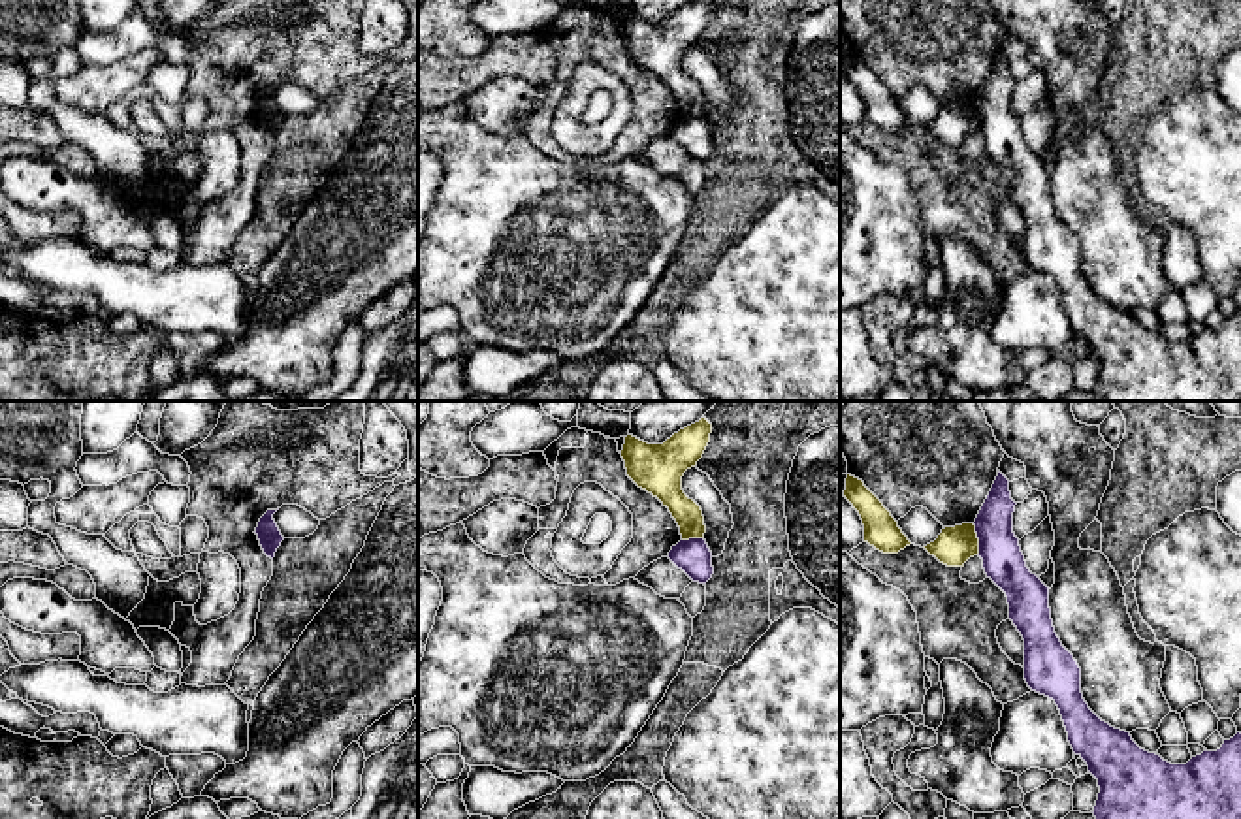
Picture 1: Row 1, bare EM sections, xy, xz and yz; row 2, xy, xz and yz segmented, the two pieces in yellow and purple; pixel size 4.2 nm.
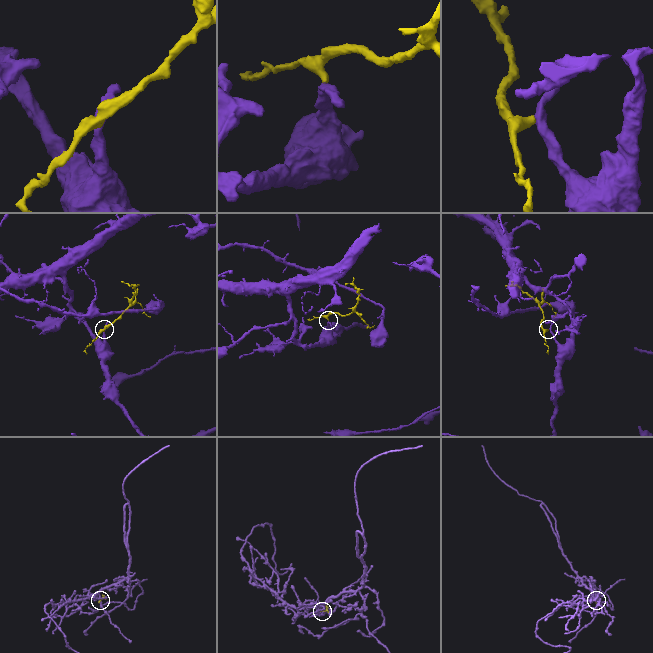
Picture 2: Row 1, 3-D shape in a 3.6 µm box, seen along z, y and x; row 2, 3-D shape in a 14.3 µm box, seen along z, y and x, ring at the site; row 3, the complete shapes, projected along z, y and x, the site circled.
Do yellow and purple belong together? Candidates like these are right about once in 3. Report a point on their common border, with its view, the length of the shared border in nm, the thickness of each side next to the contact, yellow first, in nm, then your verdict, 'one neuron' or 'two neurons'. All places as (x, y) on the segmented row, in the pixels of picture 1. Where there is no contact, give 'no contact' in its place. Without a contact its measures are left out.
contact yz (978, 539); length 140 nm; calibres 160 and 180 nm; two neurons

